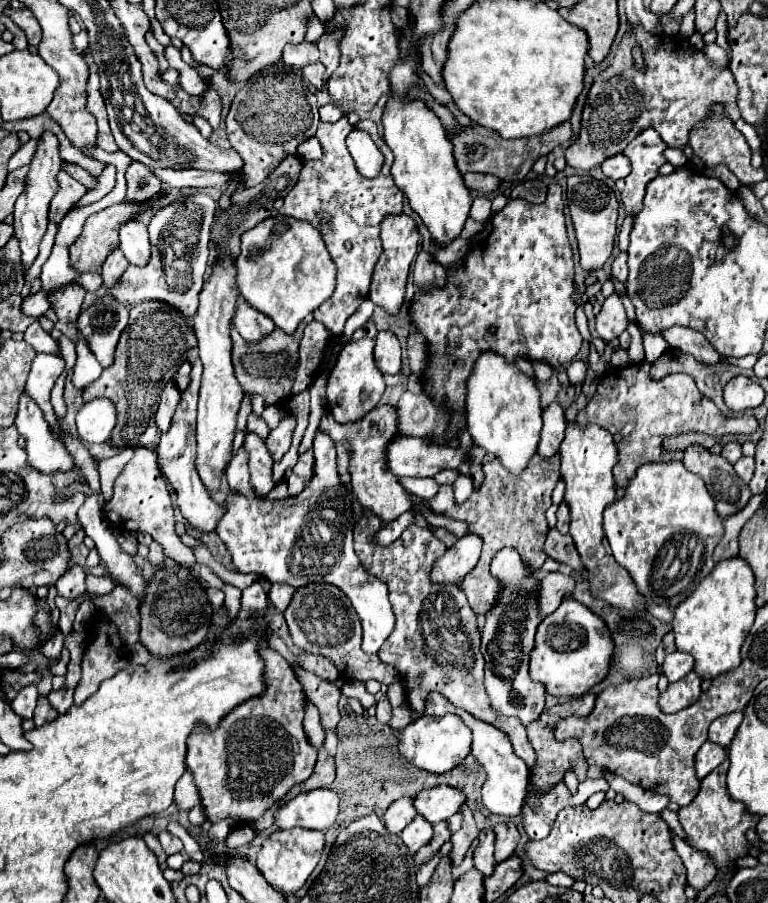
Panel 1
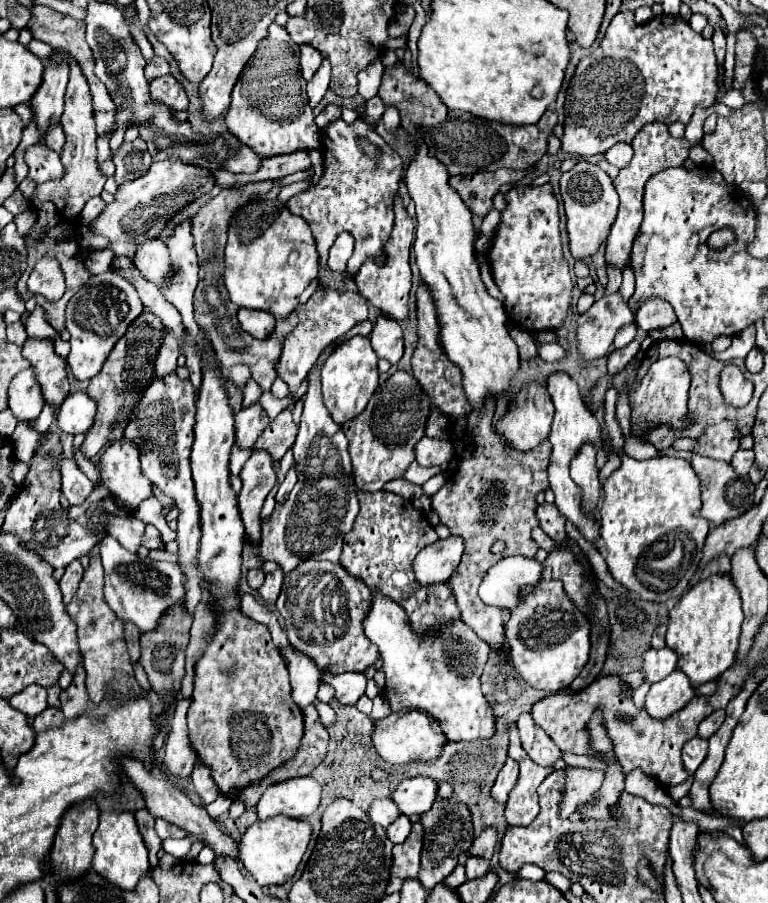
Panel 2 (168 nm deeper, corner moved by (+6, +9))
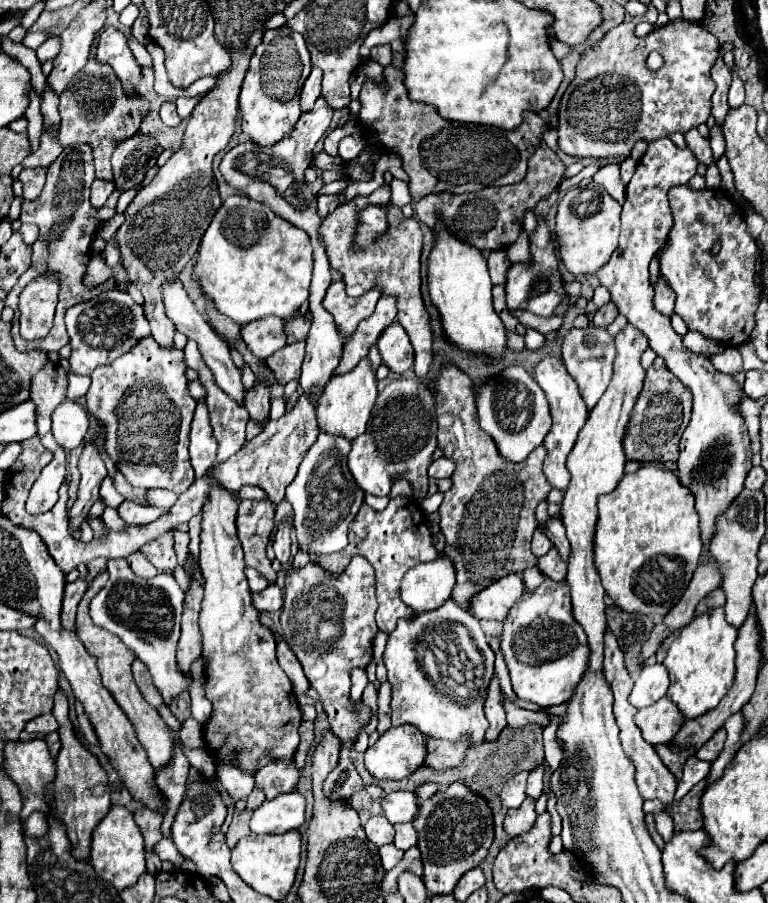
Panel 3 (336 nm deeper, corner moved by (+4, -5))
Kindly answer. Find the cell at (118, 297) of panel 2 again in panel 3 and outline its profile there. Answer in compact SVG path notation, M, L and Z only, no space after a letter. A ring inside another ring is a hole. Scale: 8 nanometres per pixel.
M118 288L106 290L96 298L70 308L66 312L66 328L72 346L70 370L78 376L90 376L98 366L112 364L118 356L126 354L126 350L134 348L138 340L150 336L150 326L142 306Z

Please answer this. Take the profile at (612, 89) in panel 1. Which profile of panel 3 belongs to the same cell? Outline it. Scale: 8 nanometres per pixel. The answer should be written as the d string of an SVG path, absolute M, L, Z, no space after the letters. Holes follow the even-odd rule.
M674 20L662 28L652 30L648 36L638 38L634 34L634 22L622 22L610 30L602 42L588 50L576 68L576 78L566 88L560 102L560 128L558 128L558 146L562 152L578 158L628 158L632 146L638 140L652 142L674 132L686 134L698 124L706 122L710 116L710 96L714 92L714 82L710 68L716 62L720 42L706 28L688 20ZM656 50L664 56L664 66L660 70L650 70L646 66L648 54Z

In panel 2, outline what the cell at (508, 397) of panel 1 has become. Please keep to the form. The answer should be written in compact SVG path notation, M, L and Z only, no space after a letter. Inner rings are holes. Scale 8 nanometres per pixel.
M418 146L414 162L406 172L406 184L416 204L416 264L434 300L442 346L448 358L460 366L466 396L472 406L480 410L484 396L500 396L500 392L510 386L520 366L518 346L506 330L508 316L504 304L488 296L480 278L480 264L474 252L476 228L472 224L472 212L460 202L456 190L448 186L448 172L444 166L440 166L436 158L428 158Z

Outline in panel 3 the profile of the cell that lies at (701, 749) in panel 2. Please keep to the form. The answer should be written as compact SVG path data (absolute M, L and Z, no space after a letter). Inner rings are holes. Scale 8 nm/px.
M690 756L690 758L686 760L686 764L684 764L684 776L682 776L680 784L678 784L676 800L680 800L684 794L690 792L692 786L696 786L700 780L704 780L706 774L708 774L708 770L710 770L710 764L708 764L708 762L698 760L696 756Z

